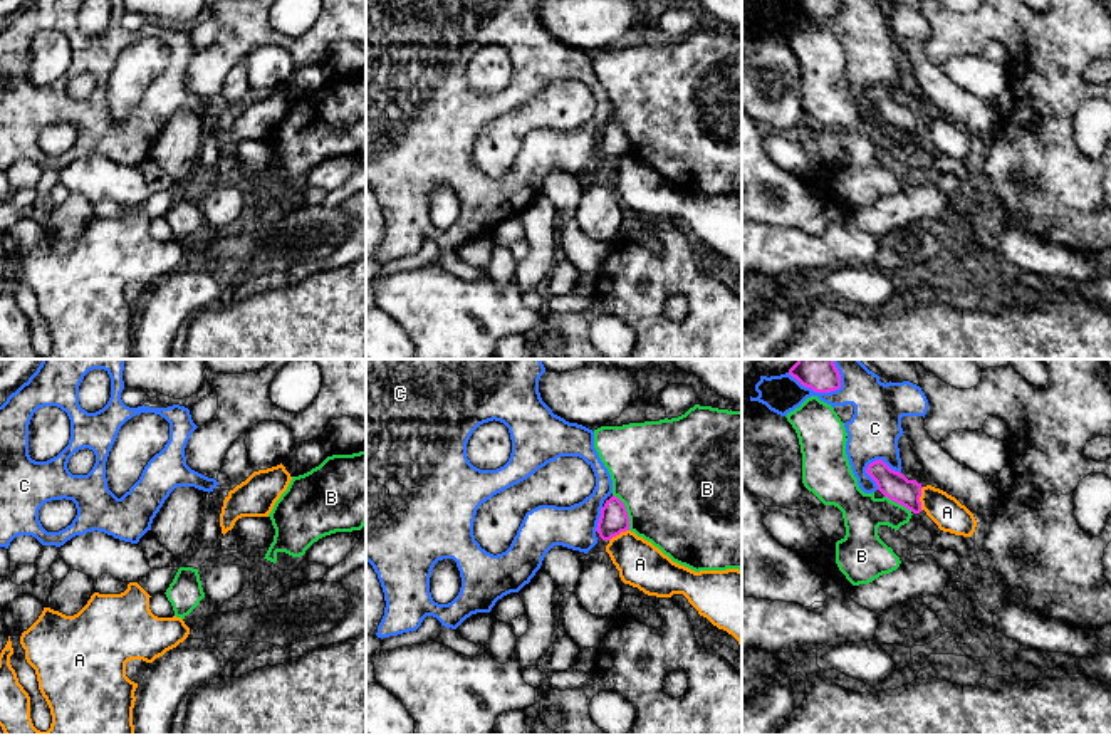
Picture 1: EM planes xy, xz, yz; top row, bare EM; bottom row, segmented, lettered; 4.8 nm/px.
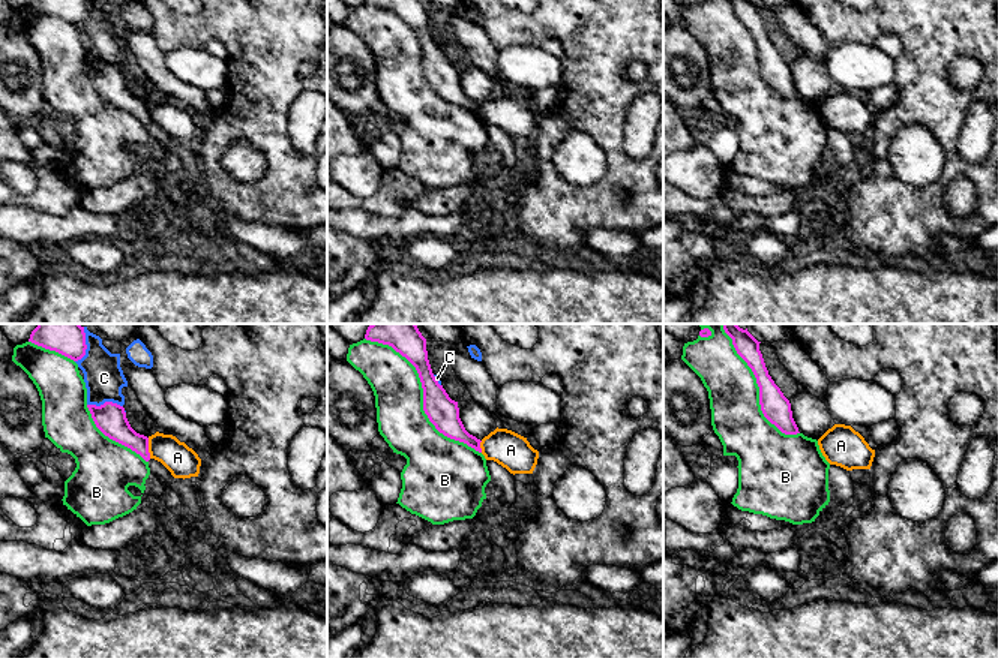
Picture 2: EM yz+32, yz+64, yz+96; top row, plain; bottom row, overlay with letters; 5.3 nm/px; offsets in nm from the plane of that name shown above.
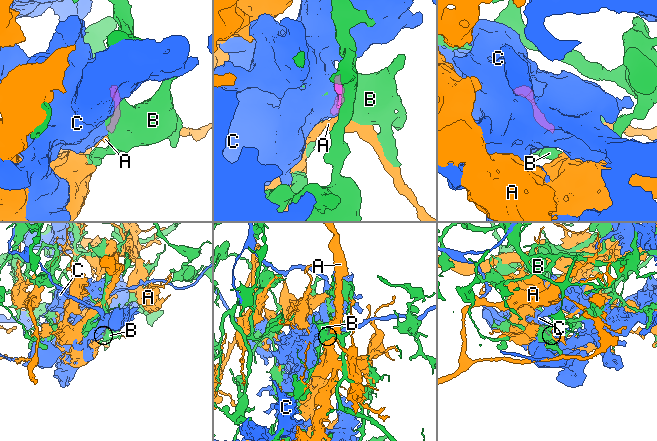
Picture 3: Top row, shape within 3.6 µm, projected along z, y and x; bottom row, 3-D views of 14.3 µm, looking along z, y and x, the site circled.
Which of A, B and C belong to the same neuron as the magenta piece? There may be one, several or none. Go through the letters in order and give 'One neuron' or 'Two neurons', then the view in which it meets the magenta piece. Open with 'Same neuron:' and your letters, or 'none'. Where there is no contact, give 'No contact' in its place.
Same neuron: none
A: Two neurons. Touches magenta in yz
B: Two neurons. Touches magenta in xz
C: Two neurons. Touches magenta in yz

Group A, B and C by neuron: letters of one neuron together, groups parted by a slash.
A / B / C

